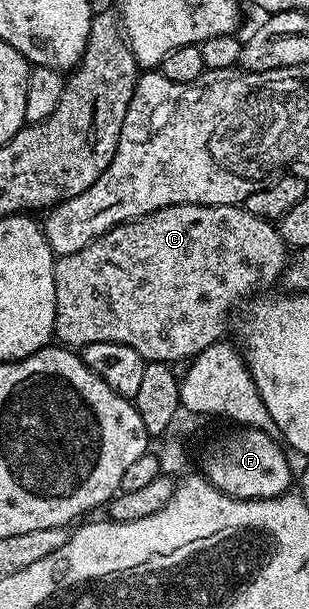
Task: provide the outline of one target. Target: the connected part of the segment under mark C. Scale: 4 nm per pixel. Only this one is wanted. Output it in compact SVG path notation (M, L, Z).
M178 204L154 212L152 216L140 220L130 220L126 224L119 224L104 236L96 237L85 250L77 254L60 256L55 261L55 334L54 339L60 345L72 350L81 350L86 344L93 342L121 342L125 346L133 346L137 354L141 354L144 361L161 360L176 362L175 360L190 361L201 354L206 347L222 341L227 335L227 323L231 320L231 311L242 300L263 292L275 279L284 275L288 267L289 249L283 241L278 227L272 221L262 220L247 212L246 207L233 204Z

